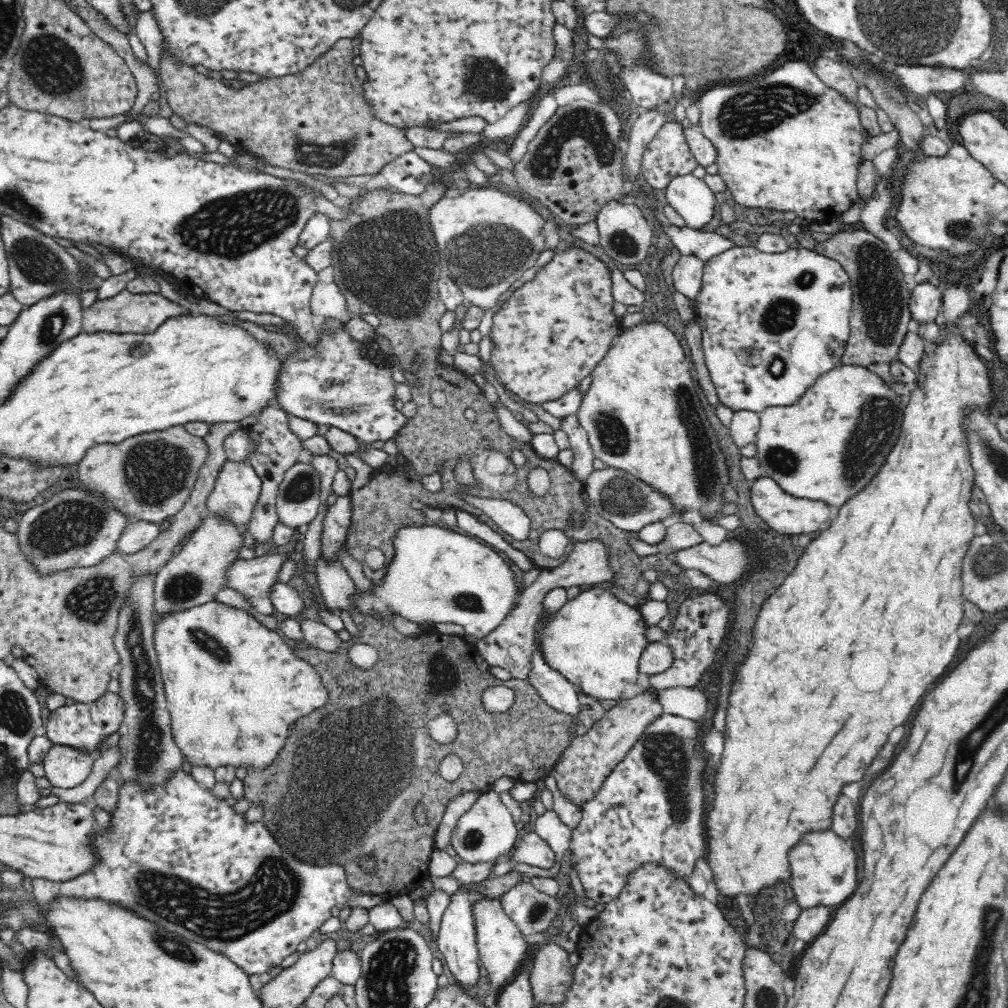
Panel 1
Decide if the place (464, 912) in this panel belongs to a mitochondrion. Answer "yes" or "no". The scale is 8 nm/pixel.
no

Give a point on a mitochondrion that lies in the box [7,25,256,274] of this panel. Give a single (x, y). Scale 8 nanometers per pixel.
(52, 65)

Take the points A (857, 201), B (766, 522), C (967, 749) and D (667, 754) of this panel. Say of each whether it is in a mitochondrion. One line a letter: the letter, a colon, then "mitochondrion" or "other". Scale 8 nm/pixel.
A: other
B: other
C: mitochondrion
D: mitochondrion

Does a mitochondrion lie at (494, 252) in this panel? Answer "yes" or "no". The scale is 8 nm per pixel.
yes

